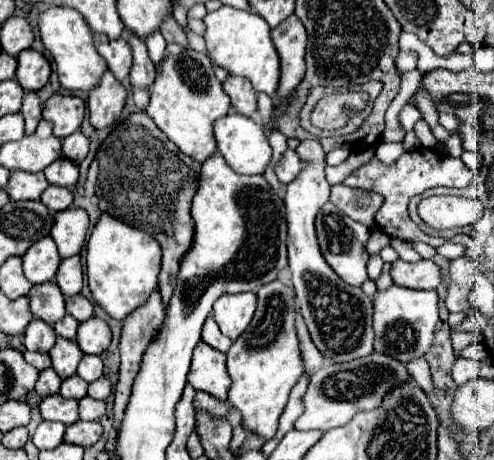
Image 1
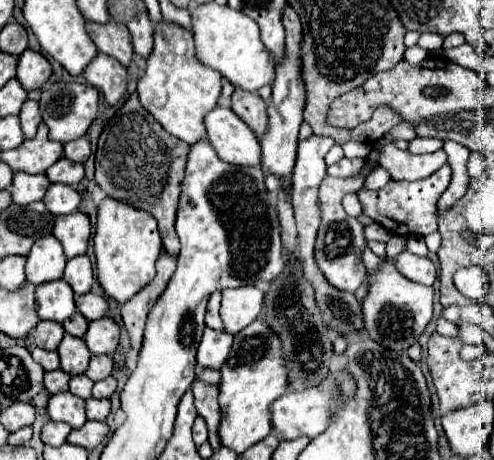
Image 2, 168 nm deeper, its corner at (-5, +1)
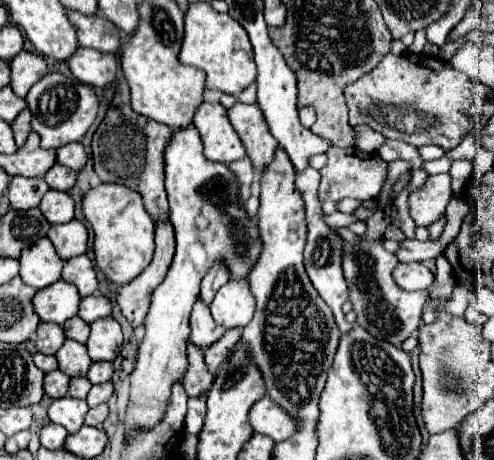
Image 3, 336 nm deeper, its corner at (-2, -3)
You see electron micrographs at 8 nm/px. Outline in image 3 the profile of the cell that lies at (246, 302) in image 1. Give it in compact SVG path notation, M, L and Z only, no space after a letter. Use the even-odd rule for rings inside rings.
M240 279L240 281L228 281L224 287L220 287L210 305L210 313L218 325L234 329L250 323L254 307L256 299L252 299L248 279Z

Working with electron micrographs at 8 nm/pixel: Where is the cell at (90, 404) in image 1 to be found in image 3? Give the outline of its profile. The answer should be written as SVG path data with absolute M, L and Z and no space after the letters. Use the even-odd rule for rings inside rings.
M102 403L102 405L98 405L98 407L88 409L84 423L86 423L86 425L92 425L92 427L102 427L102 423L106 421L106 417L108 417L108 405Z

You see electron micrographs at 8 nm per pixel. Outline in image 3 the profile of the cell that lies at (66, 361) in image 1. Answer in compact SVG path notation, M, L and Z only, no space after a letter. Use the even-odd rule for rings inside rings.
M66 339L64 345L58 349L56 359L58 369L64 371L68 377L86 377L86 371L92 365L90 355L86 355L86 347L70 339Z

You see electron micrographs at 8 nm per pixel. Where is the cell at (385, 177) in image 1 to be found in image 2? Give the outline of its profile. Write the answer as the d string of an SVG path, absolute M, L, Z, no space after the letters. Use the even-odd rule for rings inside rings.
M443 165L433 175L419 179L419 181L389 181L379 191L367 191L361 189L359 201L363 205L363 213L369 215L373 221L383 225L395 235L429 235L438 230L437 201L445 193L451 181L451 167Z

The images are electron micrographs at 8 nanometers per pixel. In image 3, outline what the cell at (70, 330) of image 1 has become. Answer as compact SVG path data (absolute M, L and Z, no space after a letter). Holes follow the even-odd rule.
M72 317L68 319L64 325L64 333L68 339L74 339L78 343L86 343L88 335L90 335L90 325L86 321L82 321L80 317Z

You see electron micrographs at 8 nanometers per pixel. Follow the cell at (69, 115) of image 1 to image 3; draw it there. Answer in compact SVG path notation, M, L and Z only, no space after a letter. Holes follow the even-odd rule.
M50 73L40 79L26 95L28 109L32 111L32 129L40 135L42 149L58 149L66 143L80 141L98 113L98 99L92 87L66 77L62 73Z

